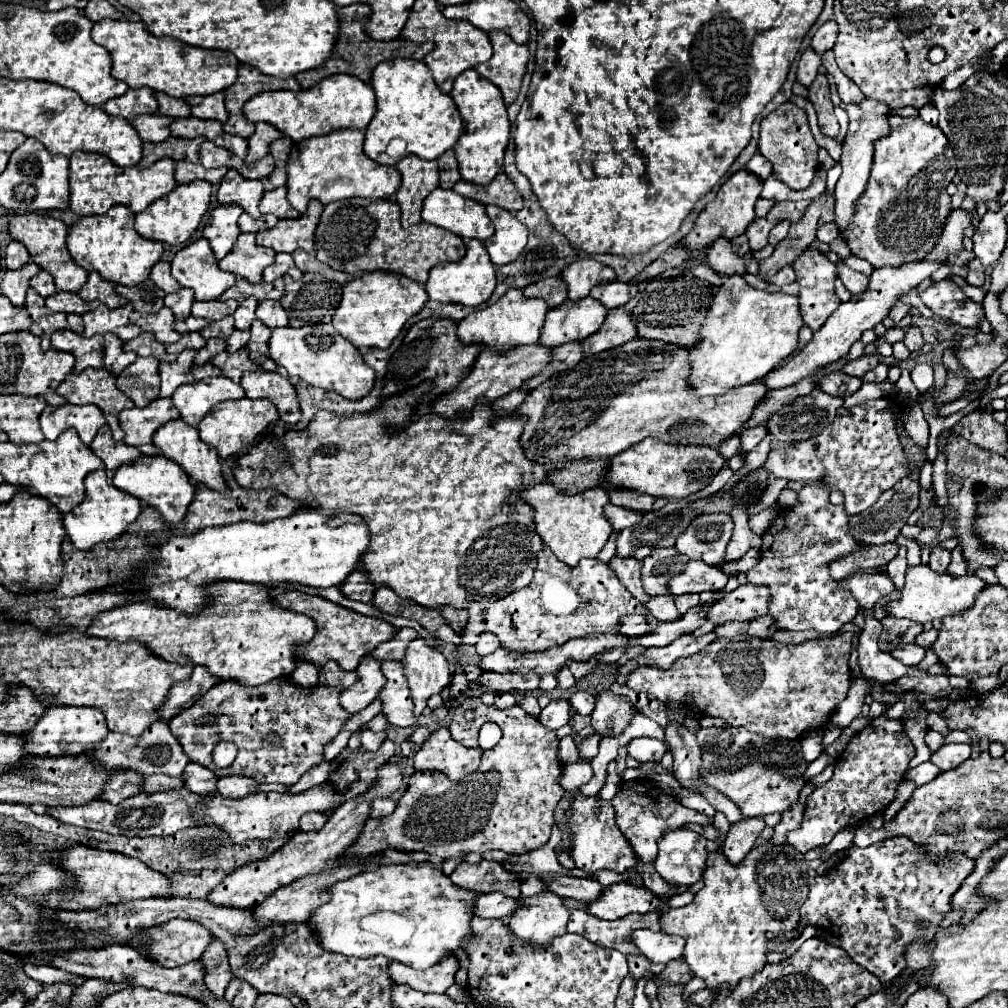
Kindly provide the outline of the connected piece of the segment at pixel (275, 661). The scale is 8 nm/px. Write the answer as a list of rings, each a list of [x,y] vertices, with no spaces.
[[[217,584],[215,586],[215,608],[207,608],[203,616],[175,616],[175,612],[163,612],[155,608],[155,604],[133,602],[127,606],[119,606],[107,612],[101,612],[93,618],[87,628],[87,636],[117,640],[117,642],[141,642],[155,656],[177,662],[177,664],[195,664],[205,666],[211,676],[221,682],[239,682],[243,686],[259,686],[271,682],[281,676],[291,676],[297,662],[293,660],[295,644],[309,642],[315,636],[315,622],[303,614],[287,612],[285,608],[277,608],[277,604],[269,598],[267,588],[259,588],[259,584]]]

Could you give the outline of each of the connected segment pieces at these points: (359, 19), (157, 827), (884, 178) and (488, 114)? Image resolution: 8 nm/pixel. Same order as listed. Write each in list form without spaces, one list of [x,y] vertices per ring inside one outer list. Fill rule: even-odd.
[[[351,4],[351,6],[345,6],[345,8],[337,10],[339,32],[337,32],[337,40],[335,40],[335,46],[331,50],[331,56],[319,68],[313,68],[313,70],[307,70],[307,72],[295,76],[299,80],[299,84],[301,84],[301,88],[315,86],[319,80],[323,80],[323,78],[327,78],[331,74],[351,74],[351,76],[357,76],[359,80],[363,80],[363,82],[369,84],[371,72],[373,72],[373,68],[379,62],[391,60],[391,58],[415,58],[415,60],[423,60],[433,50],[431,42],[415,44],[415,42],[407,42],[407,40],[401,40],[401,38],[391,40],[391,42],[379,42],[379,40],[369,38],[363,32],[365,22],[369,20],[369,10],[371,8],[367,4]]]
[[[177,788],[171,792],[157,792],[157,794],[139,792],[117,806],[105,800],[93,800],[83,806],[49,806],[47,814],[53,816],[55,820],[61,820],[73,826],[83,826],[89,830],[101,830],[107,834],[119,834],[127,838],[153,836],[153,834],[167,836],[191,826],[191,808],[195,808],[195,800],[199,800],[199,796],[195,796],[187,788]]]
[[[895,114],[889,118],[889,124],[891,124],[889,136],[875,140],[875,154],[867,188],[863,196],[857,200],[855,214],[845,230],[845,238],[851,252],[867,260],[873,268],[883,266],[899,268],[907,262],[925,260],[925,256],[935,248],[939,236],[943,234],[947,216],[953,210],[951,196],[945,190],[949,182],[955,178],[957,168],[953,150],[943,132],[937,126],[923,122],[921,118],[901,118]]]
[[[467,70],[455,80],[449,96],[455,100],[455,106],[465,122],[465,132],[453,148],[455,158],[459,162],[461,178],[485,186],[503,168],[503,154],[509,142],[509,128],[511,128],[507,120],[507,106],[503,104],[499,88],[483,80],[483,76],[479,76],[475,70]]]

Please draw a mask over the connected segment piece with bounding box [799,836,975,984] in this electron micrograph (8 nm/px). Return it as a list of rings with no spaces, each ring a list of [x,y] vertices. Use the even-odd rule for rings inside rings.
[[[905,836],[877,842],[867,848],[849,848],[843,862],[823,876],[809,878],[809,896],[801,906],[801,926],[817,926],[841,940],[841,948],[863,968],[889,984],[905,968],[905,946],[919,934],[931,936],[939,928],[939,920],[951,910],[951,896],[961,888],[963,880],[973,872],[975,860],[951,860],[951,864],[931,864],[919,846]]]

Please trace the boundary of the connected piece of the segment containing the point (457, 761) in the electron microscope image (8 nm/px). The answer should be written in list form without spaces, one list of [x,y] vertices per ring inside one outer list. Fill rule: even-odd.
[[[439,728],[423,742],[413,758],[417,772],[443,772],[449,780],[459,782],[463,776],[477,770],[481,752],[455,742],[447,728]]]

